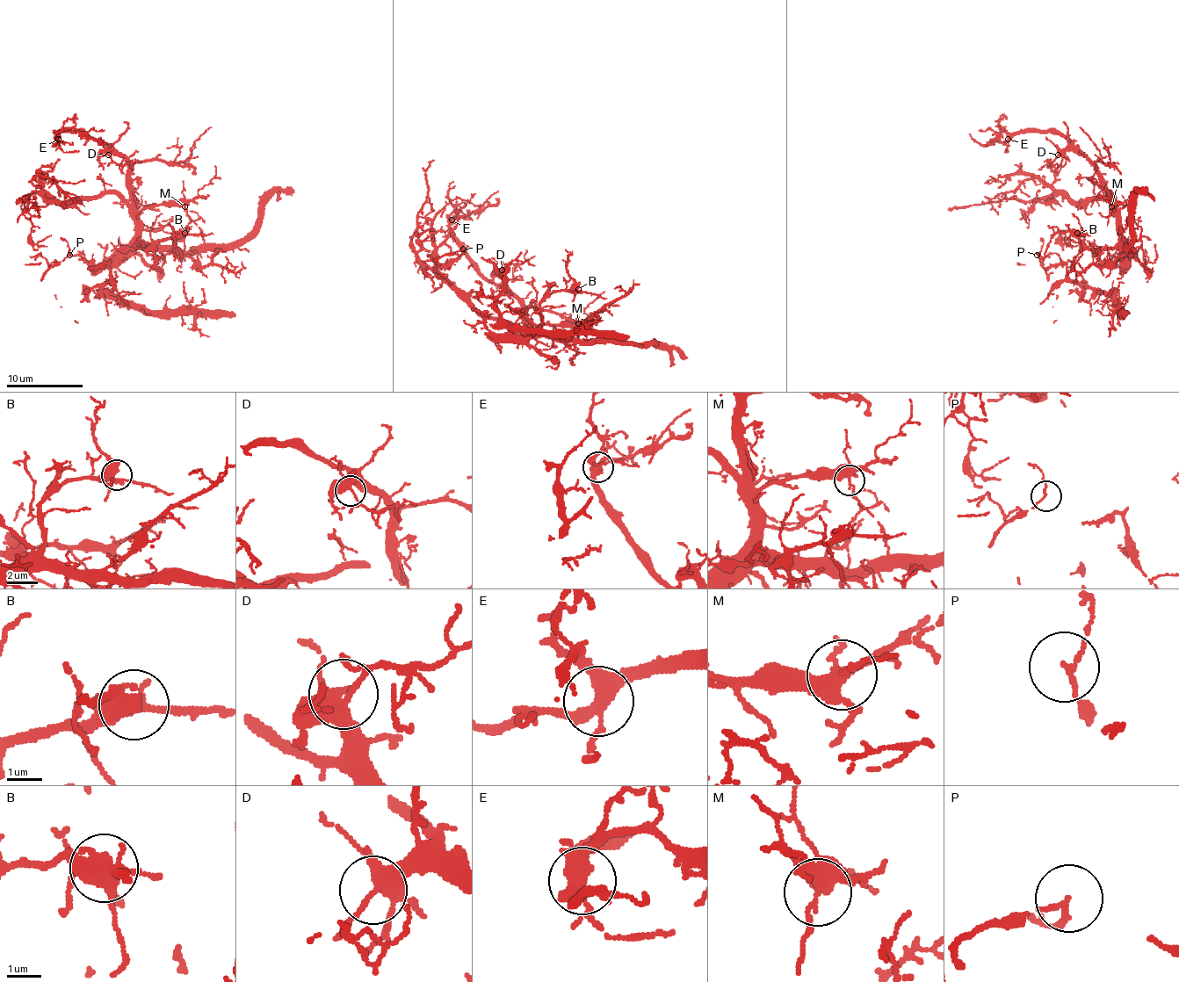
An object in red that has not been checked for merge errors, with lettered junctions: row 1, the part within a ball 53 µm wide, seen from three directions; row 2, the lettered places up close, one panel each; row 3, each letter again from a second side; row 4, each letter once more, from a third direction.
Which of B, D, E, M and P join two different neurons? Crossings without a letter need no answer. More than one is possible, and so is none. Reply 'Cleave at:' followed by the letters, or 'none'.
Cleave at: none

